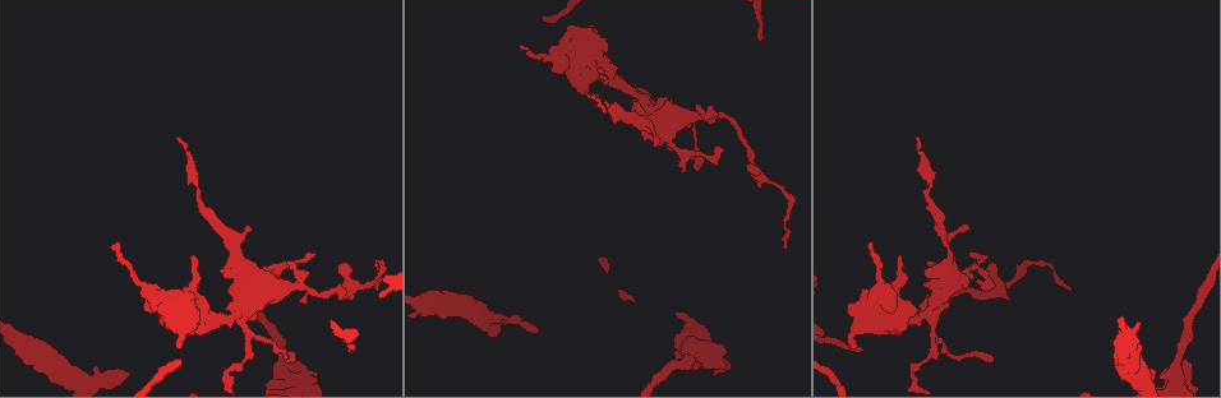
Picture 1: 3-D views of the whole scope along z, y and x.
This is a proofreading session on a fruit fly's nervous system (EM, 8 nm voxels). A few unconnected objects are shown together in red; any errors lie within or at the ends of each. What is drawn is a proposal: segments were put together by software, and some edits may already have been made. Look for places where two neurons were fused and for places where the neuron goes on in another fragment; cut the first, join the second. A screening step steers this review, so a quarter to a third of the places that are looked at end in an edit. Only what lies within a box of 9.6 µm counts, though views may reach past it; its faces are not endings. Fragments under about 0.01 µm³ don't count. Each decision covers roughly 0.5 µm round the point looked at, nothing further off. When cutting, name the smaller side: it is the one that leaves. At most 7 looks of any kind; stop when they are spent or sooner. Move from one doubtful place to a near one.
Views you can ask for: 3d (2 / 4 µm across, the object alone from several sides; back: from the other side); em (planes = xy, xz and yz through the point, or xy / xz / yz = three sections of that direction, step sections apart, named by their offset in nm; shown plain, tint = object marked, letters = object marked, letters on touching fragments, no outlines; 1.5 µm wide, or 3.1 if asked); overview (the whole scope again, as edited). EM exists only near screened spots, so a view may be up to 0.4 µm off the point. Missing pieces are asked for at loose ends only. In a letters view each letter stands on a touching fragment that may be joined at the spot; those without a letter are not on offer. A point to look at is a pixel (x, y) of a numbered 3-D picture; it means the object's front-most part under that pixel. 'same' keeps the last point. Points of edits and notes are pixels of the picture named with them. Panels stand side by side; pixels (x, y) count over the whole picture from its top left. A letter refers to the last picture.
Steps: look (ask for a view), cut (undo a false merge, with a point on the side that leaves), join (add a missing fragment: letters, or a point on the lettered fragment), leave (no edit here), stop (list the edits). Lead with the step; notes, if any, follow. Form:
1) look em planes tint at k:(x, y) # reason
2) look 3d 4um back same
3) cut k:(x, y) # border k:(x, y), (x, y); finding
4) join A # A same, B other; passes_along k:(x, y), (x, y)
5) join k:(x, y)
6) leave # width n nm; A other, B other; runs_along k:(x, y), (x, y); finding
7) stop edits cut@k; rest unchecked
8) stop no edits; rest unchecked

look em yz step 8 tint at 1:(677, 149) # abrupt turn

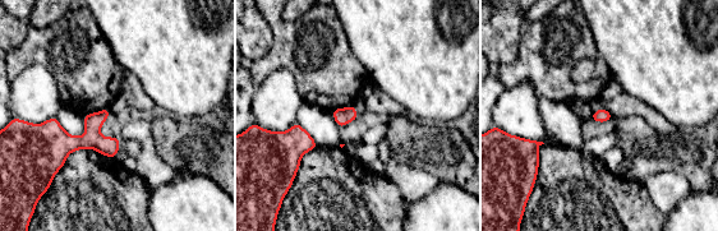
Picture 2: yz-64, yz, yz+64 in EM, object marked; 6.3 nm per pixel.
look em yz step 8 letters same

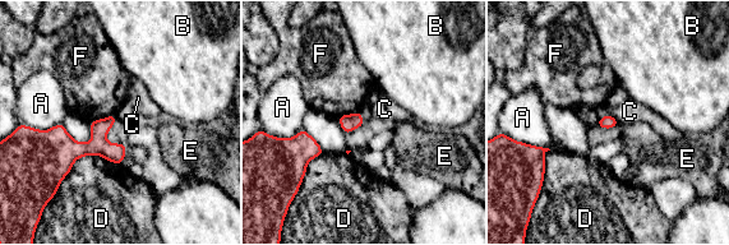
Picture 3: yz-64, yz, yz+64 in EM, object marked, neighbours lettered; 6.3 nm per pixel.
leave # width 50 nm; A other, B other, C other, D other, E other, F other; all the same neuron

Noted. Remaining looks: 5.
look 3d 4um at 1:(527, 49) # branch stops here

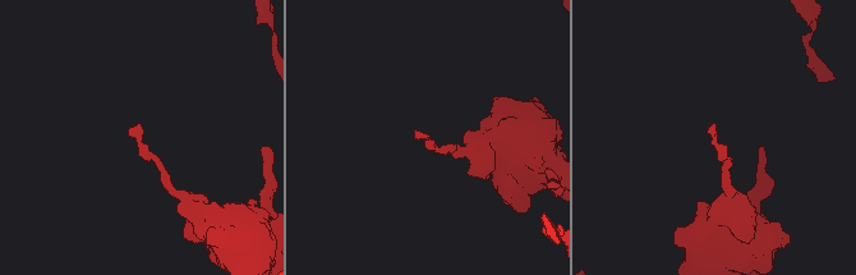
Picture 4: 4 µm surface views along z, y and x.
look em xy step 4 letters at 4:(423, 133) # shape alone is not enough

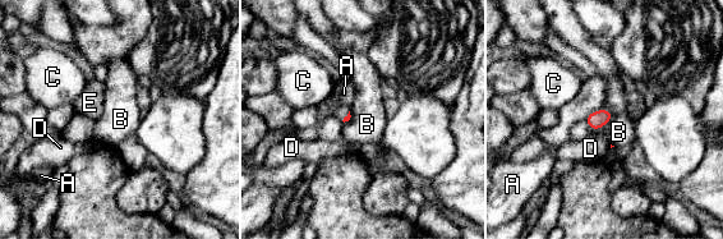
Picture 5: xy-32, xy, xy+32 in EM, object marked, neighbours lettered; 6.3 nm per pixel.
look em yz step 4 letters same

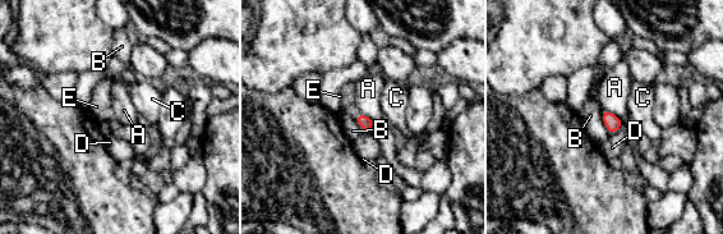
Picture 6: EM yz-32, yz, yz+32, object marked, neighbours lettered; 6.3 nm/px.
join E # A other, B other, C other, D other, E same; the neuron continues

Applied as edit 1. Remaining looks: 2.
stop edits join@6; rest unchecked

